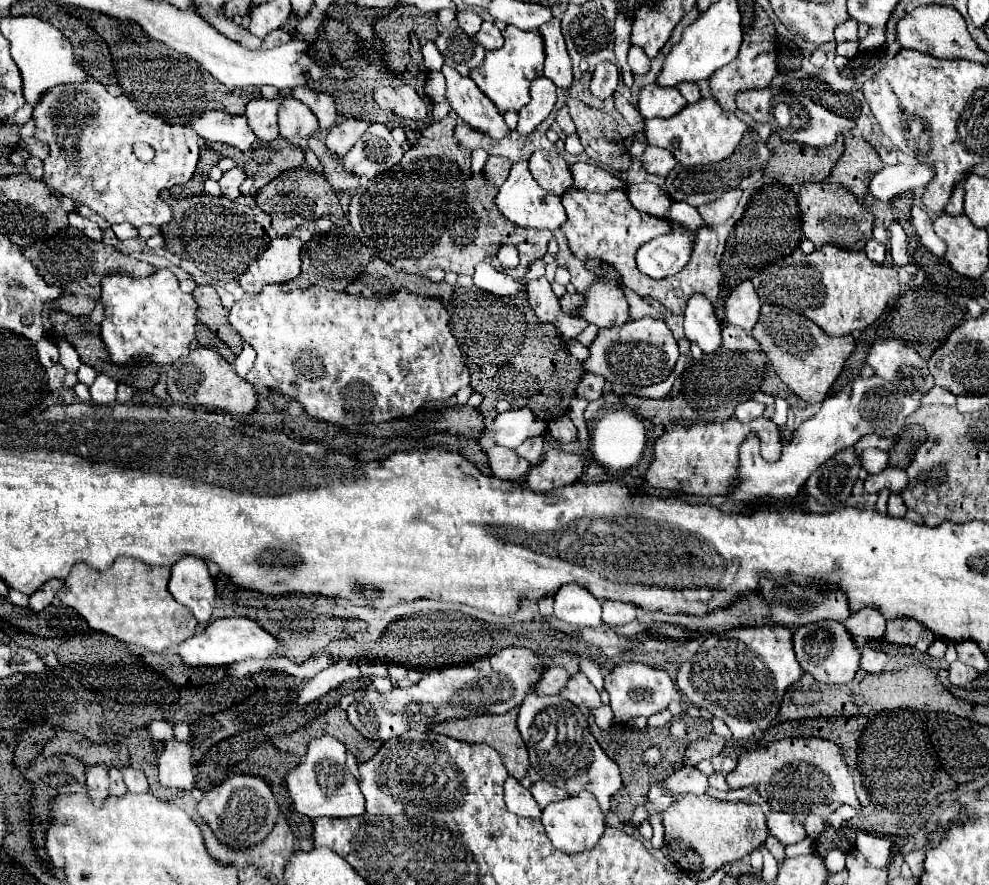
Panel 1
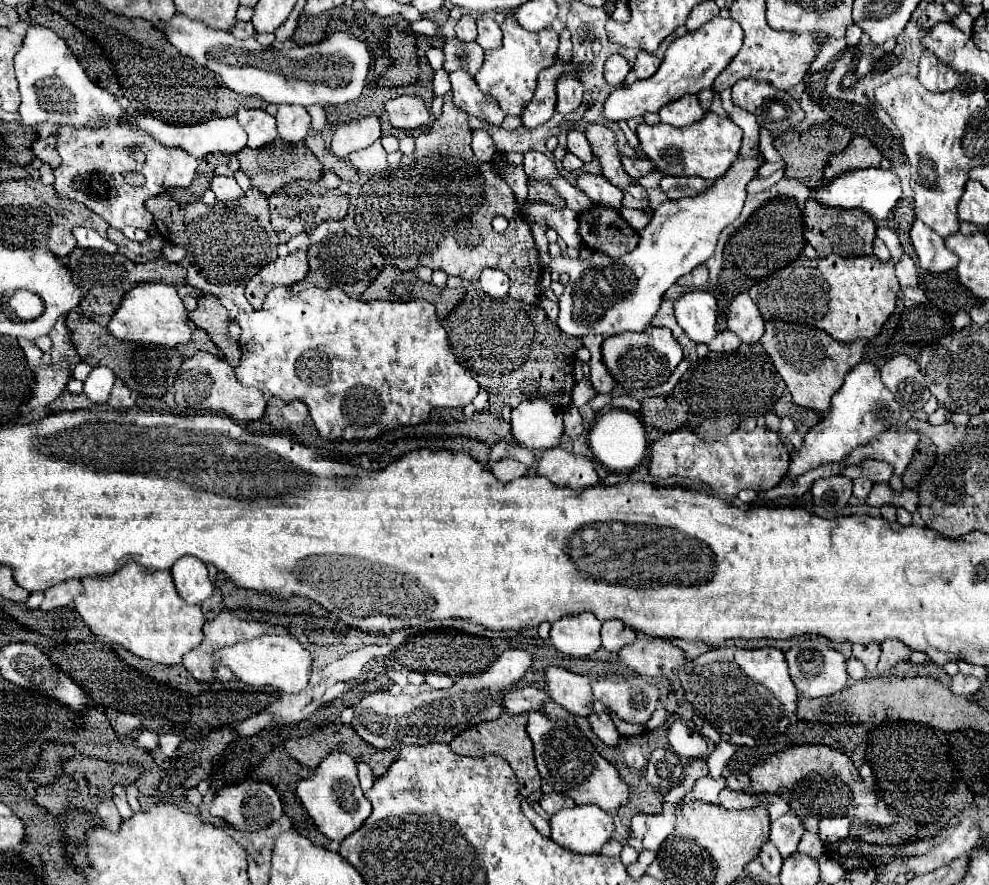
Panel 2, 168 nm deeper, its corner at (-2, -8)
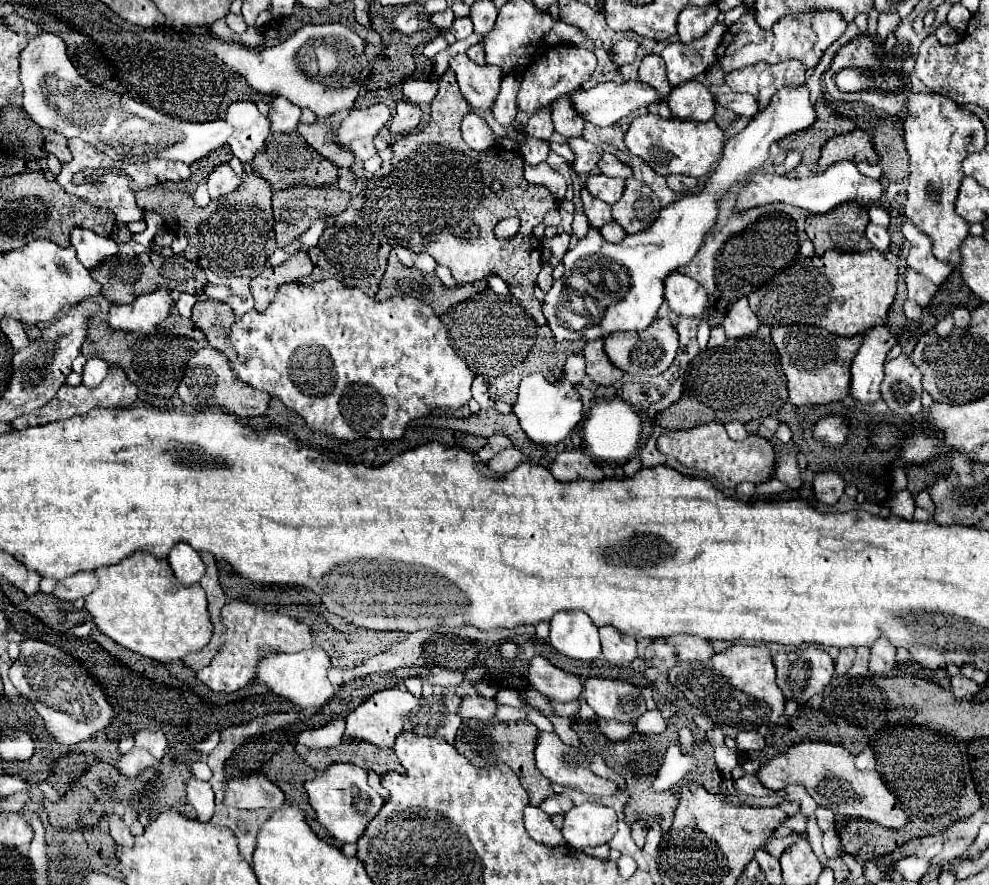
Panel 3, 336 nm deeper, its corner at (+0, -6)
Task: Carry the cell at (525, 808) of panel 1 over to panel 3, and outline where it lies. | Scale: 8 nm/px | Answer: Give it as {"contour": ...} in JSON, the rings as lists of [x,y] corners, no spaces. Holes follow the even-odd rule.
{"contour":[[[531,805],[525,807],[525,829],[535,841],[543,845],[551,845],[551,847],[563,845],[561,831],[551,823],[551,817],[539,807],[531,807]]]}

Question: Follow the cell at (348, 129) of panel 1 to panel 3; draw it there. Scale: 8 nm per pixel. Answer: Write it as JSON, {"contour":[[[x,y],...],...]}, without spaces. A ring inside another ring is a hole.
{"contour":[[[383,103],[371,105],[367,109],[353,109],[337,129],[337,143],[341,147],[347,147],[353,139],[375,137],[389,119],[391,111]]]}

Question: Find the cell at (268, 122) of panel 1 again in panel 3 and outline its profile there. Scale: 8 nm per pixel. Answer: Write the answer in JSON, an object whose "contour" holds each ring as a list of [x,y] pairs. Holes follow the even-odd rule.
{"contour":[[[251,101],[233,103],[225,119],[233,125],[233,135],[229,139],[231,151],[243,165],[247,165],[269,137],[271,121],[261,115],[257,105]]]}

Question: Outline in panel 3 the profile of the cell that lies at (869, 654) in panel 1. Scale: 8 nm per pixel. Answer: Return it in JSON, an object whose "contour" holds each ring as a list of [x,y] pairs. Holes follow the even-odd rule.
{"contour":[[[851,647],[849,649],[841,649],[839,657],[835,659],[835,673],[837,675],[845,675],[851,669],[853,661],[855,661],[855,649],[851,649]]]}

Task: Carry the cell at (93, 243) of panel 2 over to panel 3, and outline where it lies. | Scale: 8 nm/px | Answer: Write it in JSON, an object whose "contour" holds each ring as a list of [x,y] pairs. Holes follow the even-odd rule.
{"contour":[[[73,229],[71,231],[71,245],[75,247],[79,261],[87,269],[95,267],[101,259],[111,257],[119,251],[117,243],[111,237],[101,237],[89,229]]]}

